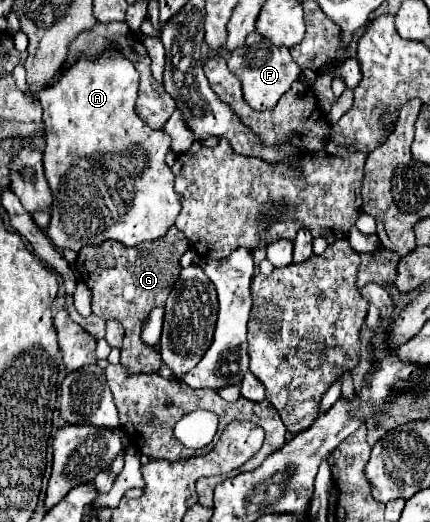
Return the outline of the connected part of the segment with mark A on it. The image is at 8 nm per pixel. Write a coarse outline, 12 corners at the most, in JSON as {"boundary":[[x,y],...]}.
{"boundary":[[116,47],[40,93],[48,237],[168,233],[170,137]]}

